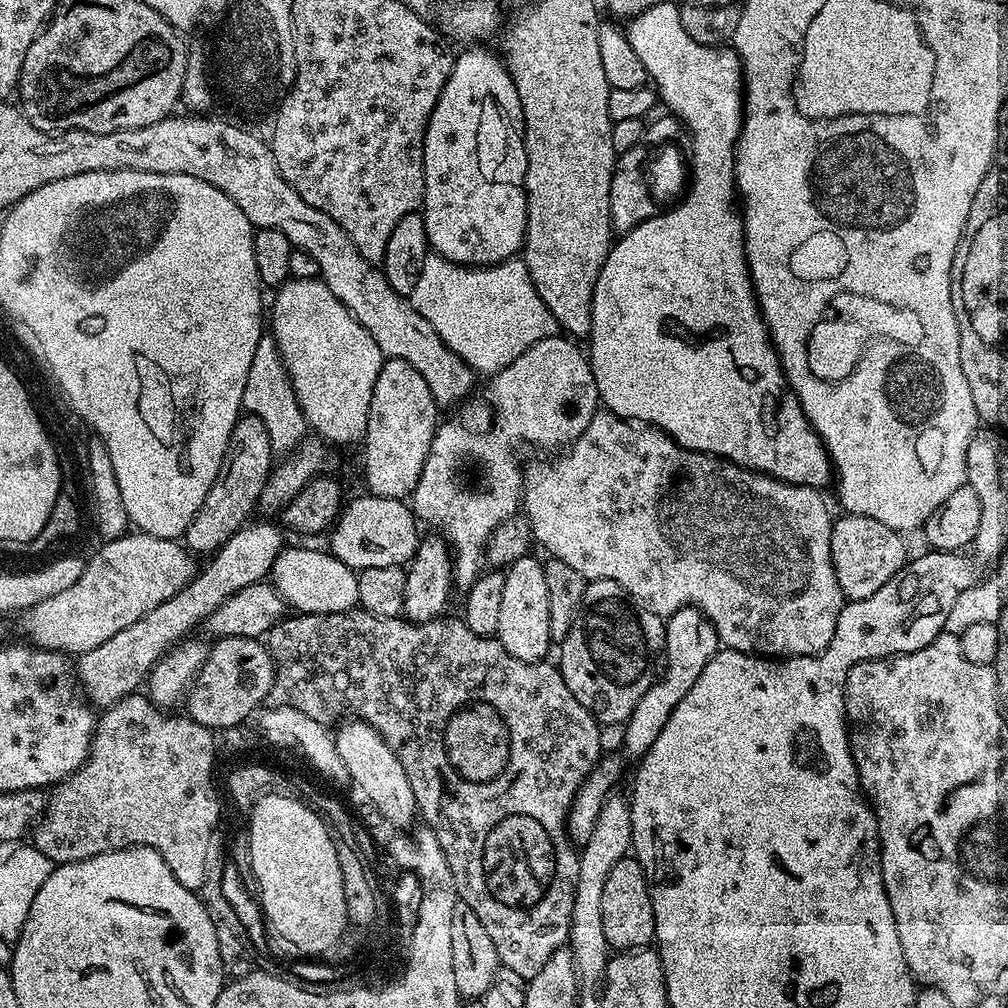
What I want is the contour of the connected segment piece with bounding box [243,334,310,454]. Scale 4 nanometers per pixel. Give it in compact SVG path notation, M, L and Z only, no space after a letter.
M261 335L258 350L254 350L254 362L250 362L250 374L246 374L243 411L249 416L258 417L264 423L272 439L273 449L277 453L291 453L299 448L309 435L308 423L298 406L298 398L292 389L288 372L284 369L276 341L271 335Z

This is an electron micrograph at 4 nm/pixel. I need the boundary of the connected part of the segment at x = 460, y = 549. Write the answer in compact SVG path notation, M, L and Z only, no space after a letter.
M564 334L547 336L542 338L542 342L534 342L534 346L530 346L530 350L526 350L526 354L518 354L518 358L514 358L514 362L510 366L506 366L501 372L495 373L489 379L492 381L489 382L484 396L488 399L489 406L492 407L492 421L489 423L484 422L483 410L476 408L473 410L472 416L466 417L465 420L448 420L445 424L443 421L436 429L434 442L430 442L430 454L426 454L426 466L422 466L422 478L418 478L418 486L411 494L410 507L421 525L427 526L429 524L432 527L429 529L436 531L447 540L448 546L452 550L452 574L457 589L467 590L482 575L484 548L488 545L490 534L494 530L498 530L498 526L502 526L502 522L506 522L512 516L517 515L518 509L521 507L524 474L522 463L520 464L520 458L516 454L520 444L534 444L542 448L556 448L555 450L563 449L565 446L571 445L572 441L577 440L582 434L582 430L586 430L586 426L590 426L590 422L595 418L598 409L601 407L598 386L594 382L594 374L592 373L591 359L586 355L585 349L583 352L576 344L579 343L575 339Z

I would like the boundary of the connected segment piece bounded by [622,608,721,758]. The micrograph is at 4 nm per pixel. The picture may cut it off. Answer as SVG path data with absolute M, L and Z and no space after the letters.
M683 608L667 617L664 625L664 651L669 658L669 668L659 678L653 679L652 685L638 698L638 706L630 714L630 718L623 725L624 748L633 758L645 756L654 746L658 734L662 734L662 726L674 714L674 706L686 698L690 686L698 682L698 674L706 668L706 662L721 647L716 636L714 626L696 608Z

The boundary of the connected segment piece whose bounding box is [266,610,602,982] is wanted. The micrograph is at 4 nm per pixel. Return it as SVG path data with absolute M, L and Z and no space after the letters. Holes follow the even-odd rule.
M353 610L351 612L339 612L338 614L292 614L287 618L279 620L267 634L266 647L272 660L276 663L276 681L270 690L268 700L273 705L285 704L294 710L302 710L314 722L322 722L329 726L335 725L337 721L344 717L352 717L363 720L370 725L377 734L394 750L398 762L402 762L402 770L406 770L406 778L410 778L410 790L414 790L414 798L419 815L424 816L423 823L432 829L433 834L438 838L438 846L442 846L442 854L446 854L446 862L450 866L450 874L454 878L456 895L486 926L486 934L490 934L490 939L494 941L494 950L498 950L498 958L501 965L517 974L522 974L522 978L527 982L550 962L550 954L554 954L559 948L568 944L568 928L572 924L572 911L574 910L574 894L576 893L576 879L578 878L578 866L580 865L580 854L577 845L568 839L568 809L571 808L576 792L584 784L584 779L593 768L600 763L602 751L600 752L600 731L601 725L592 717L590 710L570 694L570 686L562 678L559 667L555 663L522 662L506 650L499 640L491 636L474 634L470 626L466 626L463 619L448 620L449 618L437 618L427 620L421 624L414 624L407 618L391 616L382 618L363 610ZM470 704L480 704L480 804L472 804L472 788L466 784L458 784L456 790L456 778L450 774L446 768L446 762L454 762L454 758L444 758L442 754L442 744L440 744L440 732L450 732L450 724L464 712L470 710ZM492 752L500 756L500 760L492 760ZM440 770L442 776L450 784L446 784L446 800L452 796L450 792L458 792L458 802L456 804L444 804L442 800L442 784L440 784Z

